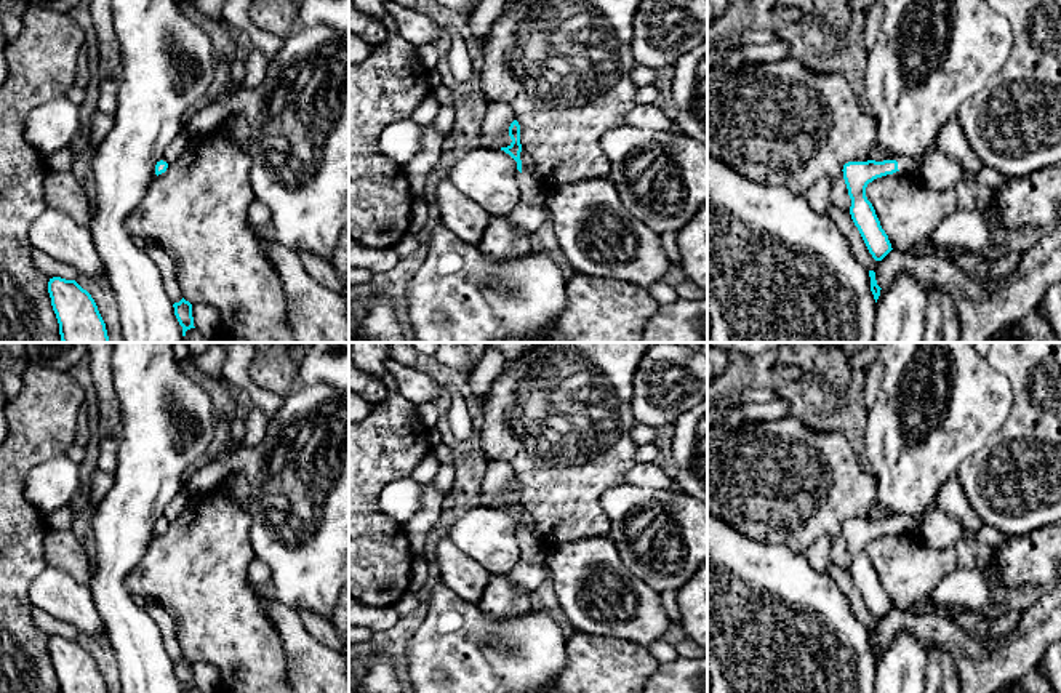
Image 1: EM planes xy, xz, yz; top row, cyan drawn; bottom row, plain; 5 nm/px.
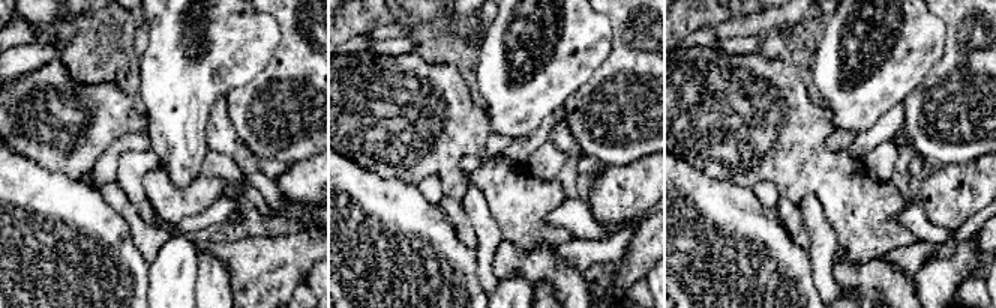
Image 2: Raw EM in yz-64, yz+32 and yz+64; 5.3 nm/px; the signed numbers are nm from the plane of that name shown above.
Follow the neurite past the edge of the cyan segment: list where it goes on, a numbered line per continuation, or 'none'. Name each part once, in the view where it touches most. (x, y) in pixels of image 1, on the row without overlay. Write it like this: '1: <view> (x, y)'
1: yz (904, 524)

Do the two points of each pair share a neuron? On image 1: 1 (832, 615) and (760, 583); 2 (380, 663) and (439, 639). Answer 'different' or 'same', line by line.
1: same
2: different

